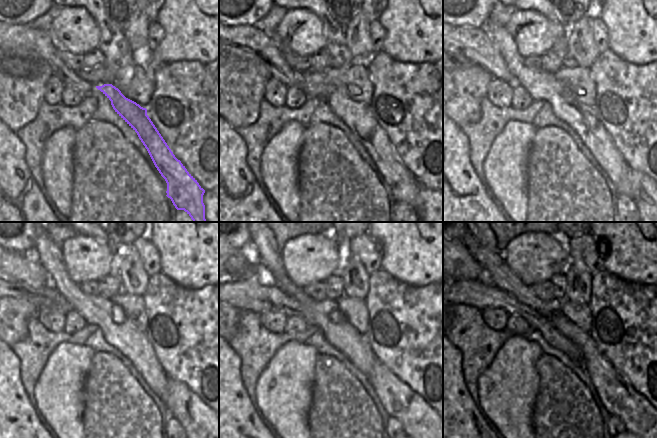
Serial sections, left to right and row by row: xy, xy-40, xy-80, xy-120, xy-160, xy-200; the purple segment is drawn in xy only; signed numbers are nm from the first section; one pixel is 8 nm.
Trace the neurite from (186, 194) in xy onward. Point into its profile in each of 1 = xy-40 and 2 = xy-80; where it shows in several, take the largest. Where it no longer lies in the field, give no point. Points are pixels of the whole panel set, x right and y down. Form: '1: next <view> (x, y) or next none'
1: next xy-40 (358, 117)
2: next xy-80 (541, 85)

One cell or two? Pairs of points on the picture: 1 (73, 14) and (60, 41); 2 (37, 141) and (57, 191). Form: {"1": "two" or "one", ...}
{"1": "one", "2": "two"}

